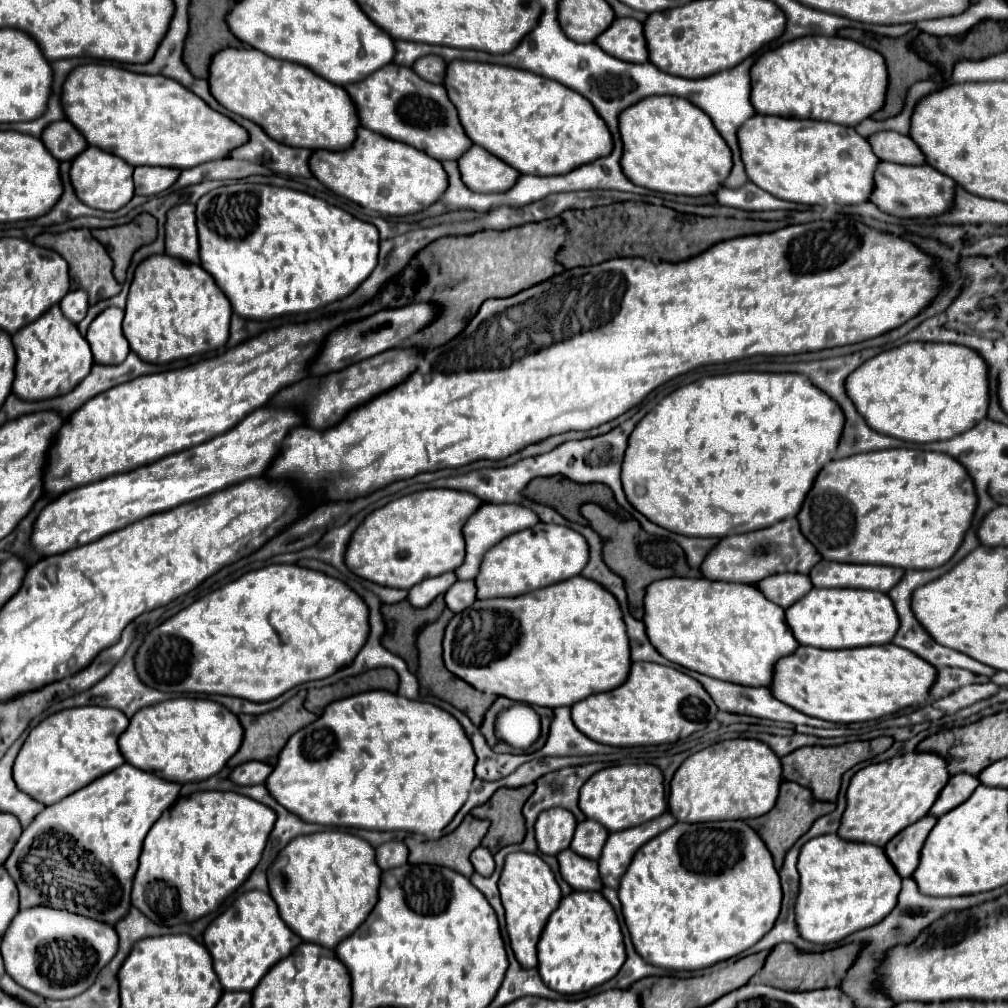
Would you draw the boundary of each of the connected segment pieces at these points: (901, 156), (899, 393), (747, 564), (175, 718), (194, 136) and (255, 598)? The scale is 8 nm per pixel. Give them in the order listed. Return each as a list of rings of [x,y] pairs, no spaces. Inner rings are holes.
[[[880,131],[878,135],[870,135],[868,143],[880,161],[892,161],[900,165],[924,163],[922,151],[916,147],[916,143],[908,135],[900,135],[894,131]]]
[[[904,343],[882,351],[852,371],[844,387],[870,429],[910,443],[944,441],[960,435],[982,421],[988,411],[988,369],[984,359],[974,349],[952,343]]]
[[[790,517],[766,529],[758,529],[744,535],[722,537],[718,541],[718,547],[714,547],[714,551],[706,555],[706,561],[702,561],[700,571],[710,581],[732,581],[732,583],[756,585],[764,577],[770,577],[776,573],[806,573],[808,575],[810,569],[820,559],[822,557],[812,547],[812,543],[800,533],[800,525],[796,517]]]
[[[168,699],[138,711],[118,745],[126,763],[156,773],[172,783],[196,783],[216,775],[242,743],[238,717],[220,703],[206,699]]]
[[[84,63],[72,69],[62,85],[62,109],[66,111],[66,119],[84,135],[88,145],[118,155],[132,167],[158,165],[190,169],[206,161],[228,157],[228,153],[246,143],[248,137],[248,133],[238,123],[210,109],[198,95],[182,87],[178,81],[166,79],[162,75],[138,75],[114,65]]]
[[[268,565],[216,589],[154,627],[134,655],[138,679],[166,693],[230,695],[266,703],[306,681],[324,679],[350,665],[366,643],[368,607],[342,581],[298,565]]]

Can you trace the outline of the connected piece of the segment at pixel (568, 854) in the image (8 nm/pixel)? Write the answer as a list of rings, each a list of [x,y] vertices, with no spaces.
[[[566,849],[558,855],[558,863],[560,863],[560,875],[564,877],[568,885],[572,885],[572,889],[576,891],[600,891],[602,889],[602,879],[598,875],[596,861],[590,861]]]

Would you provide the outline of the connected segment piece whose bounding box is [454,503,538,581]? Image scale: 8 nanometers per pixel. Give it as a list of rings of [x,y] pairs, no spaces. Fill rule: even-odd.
[[[484,503],[480,505],[470,517],[468,521],[464,523],[462,527],[462,535],[464,535],[464,543],[466,543],[466,557],[464,557],[464,563],[454,571],[454,575],[458,575],[458,581],[466,581],[466,579],[474,579],[478,575],[478,569],[480,569],[480,561],[484,557],[484,553],[500,543],[504,537],[516,533],[516,531],[522,531],[522,529],[528,529],[528,527],[534,527],[538,523],[538,515],[534,515],[534,511],[522,507],[522,505],[510,505],[510,503],[504,503],[504,505],[492,505],[492,503]]]

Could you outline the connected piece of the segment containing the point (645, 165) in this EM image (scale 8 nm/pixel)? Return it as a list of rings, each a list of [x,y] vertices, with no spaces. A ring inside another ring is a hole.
[[[674,95],[646,97],[640,103],[634,103],[634,107],[626,107],[626,111],[620,111],[618,129],[624,145],[620,159],[622,171],[624,175],[628,175],[628,179],[634,185],[660,193],[674,193],[674,195],[706,195],[706,193],[714,193],[714,189],[720,189],[722,181],[730,173],[732,153],[728,145],[714,129],[710,117],[682,97],[674,97]]]

